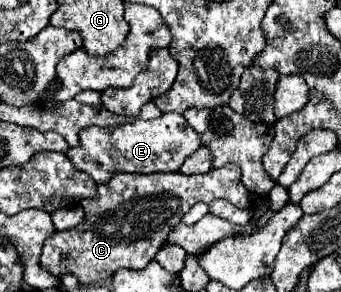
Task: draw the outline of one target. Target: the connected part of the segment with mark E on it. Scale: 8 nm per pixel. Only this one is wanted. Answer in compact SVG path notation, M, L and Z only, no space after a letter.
M164 113L160 119L116 125L116 127L86 127L79 133L80 146L70 147L67 156L80 171L90 173L96 185L108 183L112 173L170 173L178 171L188 155L200 147L198 135L178 113Z

